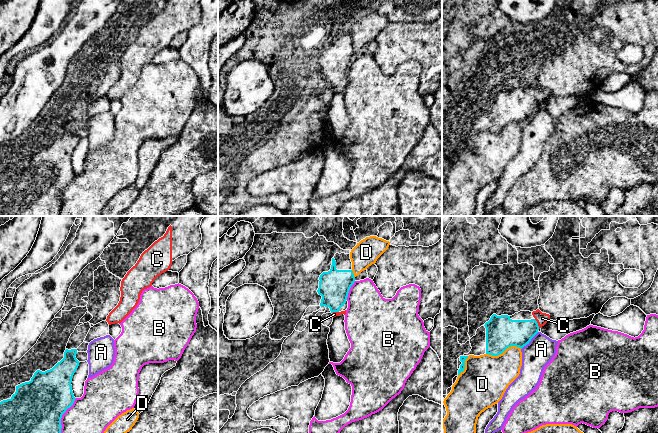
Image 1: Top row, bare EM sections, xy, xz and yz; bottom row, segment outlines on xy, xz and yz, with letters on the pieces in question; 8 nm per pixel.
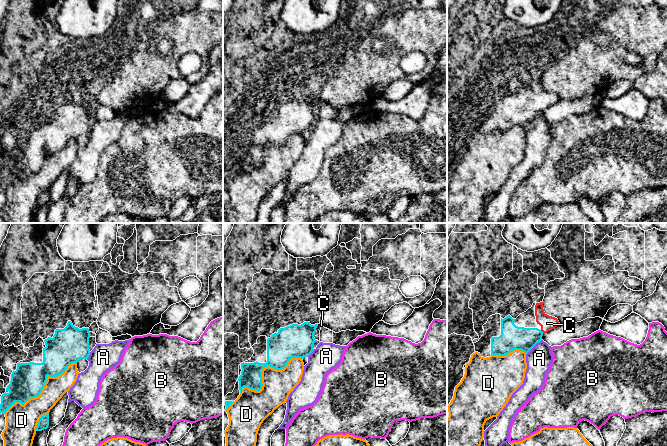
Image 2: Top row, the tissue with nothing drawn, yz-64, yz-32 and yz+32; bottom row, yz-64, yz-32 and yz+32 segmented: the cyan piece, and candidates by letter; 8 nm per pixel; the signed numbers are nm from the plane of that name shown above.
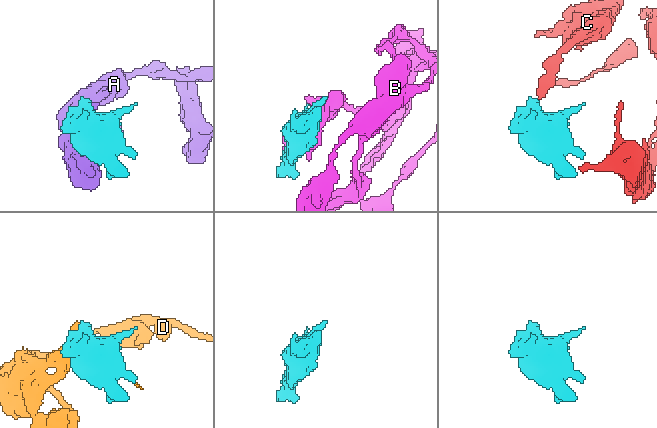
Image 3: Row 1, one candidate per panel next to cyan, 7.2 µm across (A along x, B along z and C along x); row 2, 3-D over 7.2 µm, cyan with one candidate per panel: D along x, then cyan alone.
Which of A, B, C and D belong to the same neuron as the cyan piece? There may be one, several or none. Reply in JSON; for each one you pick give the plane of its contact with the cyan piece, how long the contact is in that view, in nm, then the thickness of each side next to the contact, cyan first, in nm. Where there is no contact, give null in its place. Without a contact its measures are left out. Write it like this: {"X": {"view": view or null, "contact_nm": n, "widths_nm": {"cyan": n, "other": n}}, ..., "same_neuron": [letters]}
{"C": {"view": "yz", "contact_nm": 90, "widths_nm": {"cyan": 220, "other": 100}}, "same_neuron": ["C"]}

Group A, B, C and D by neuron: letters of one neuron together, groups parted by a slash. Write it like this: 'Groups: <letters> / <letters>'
Groups: A / B / C / D

